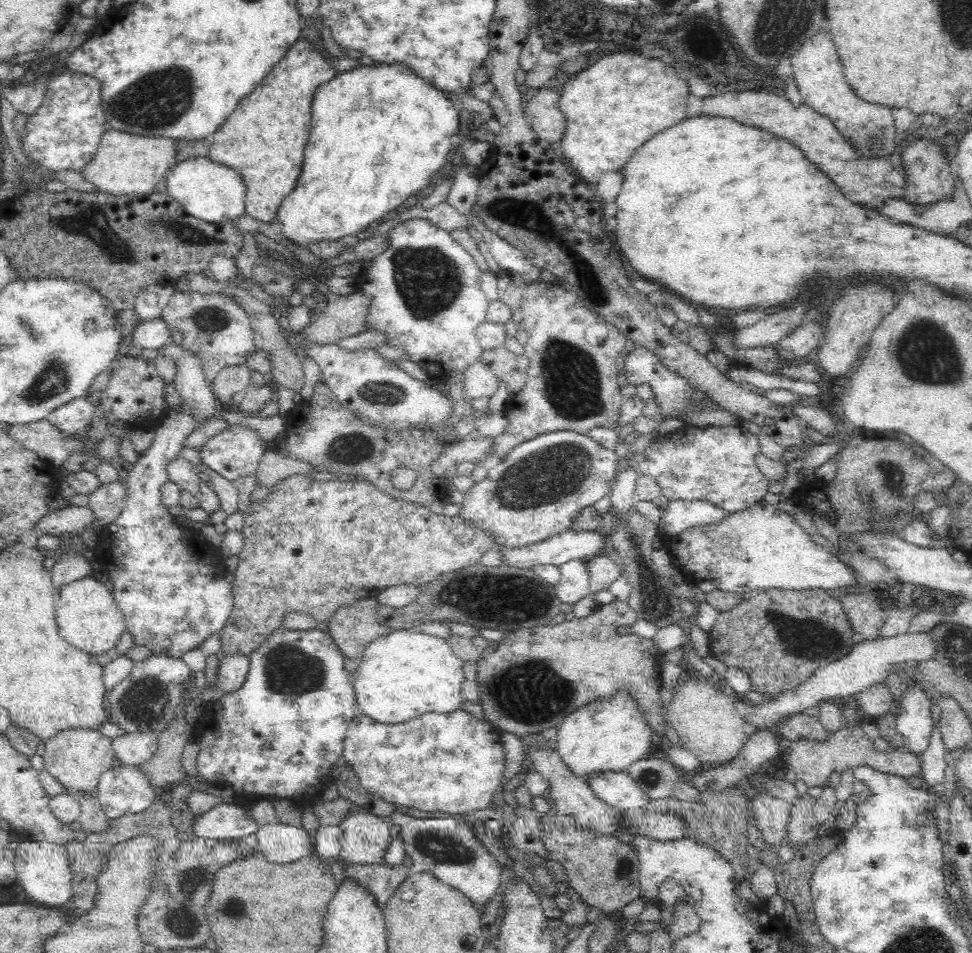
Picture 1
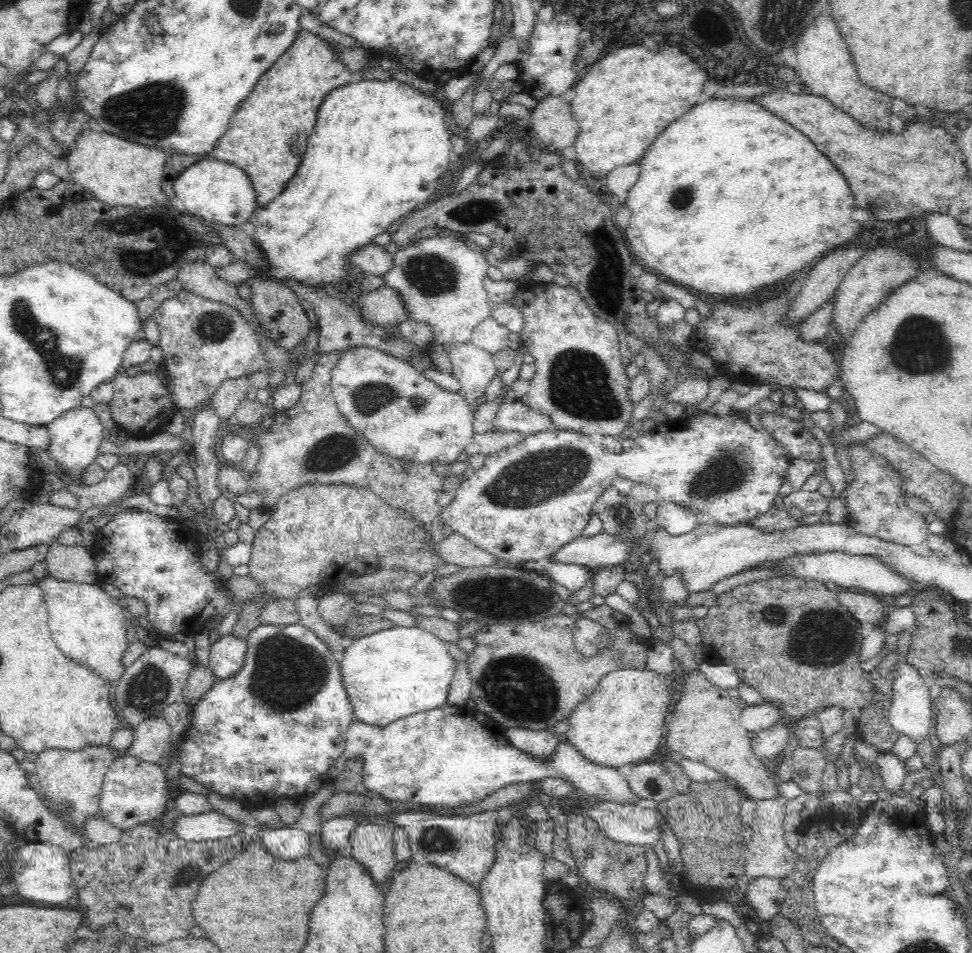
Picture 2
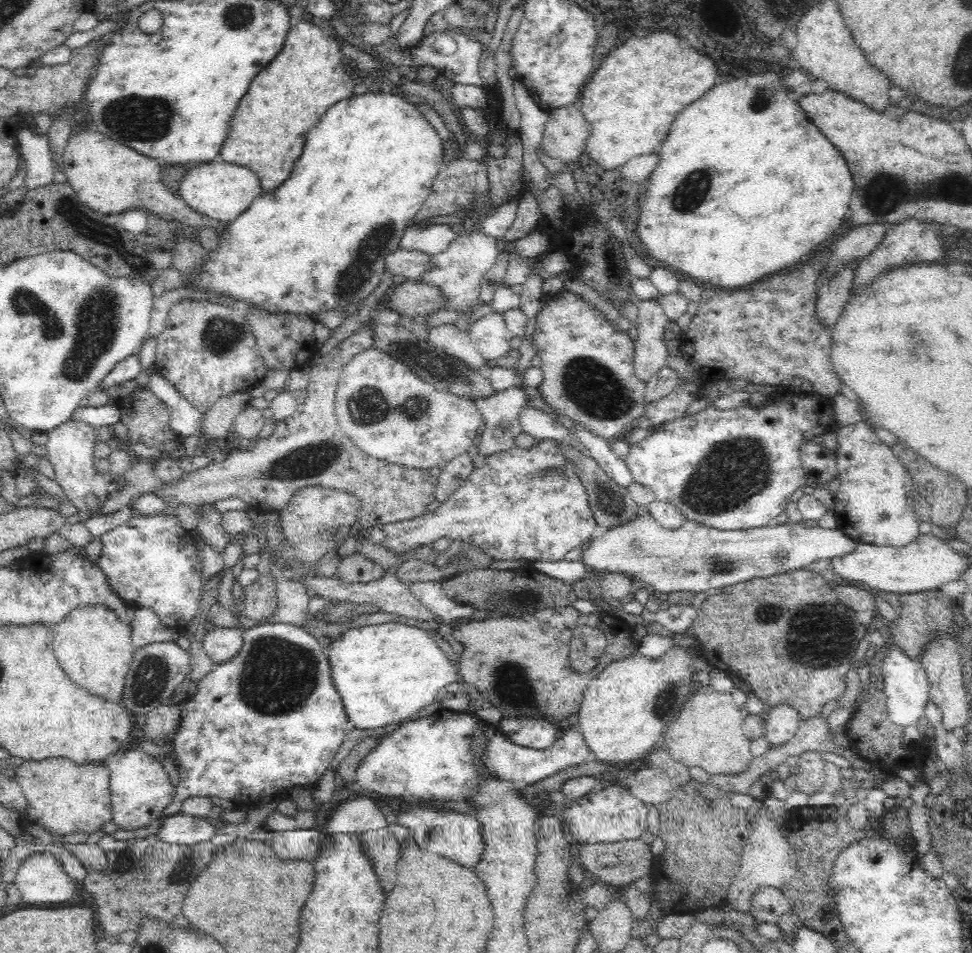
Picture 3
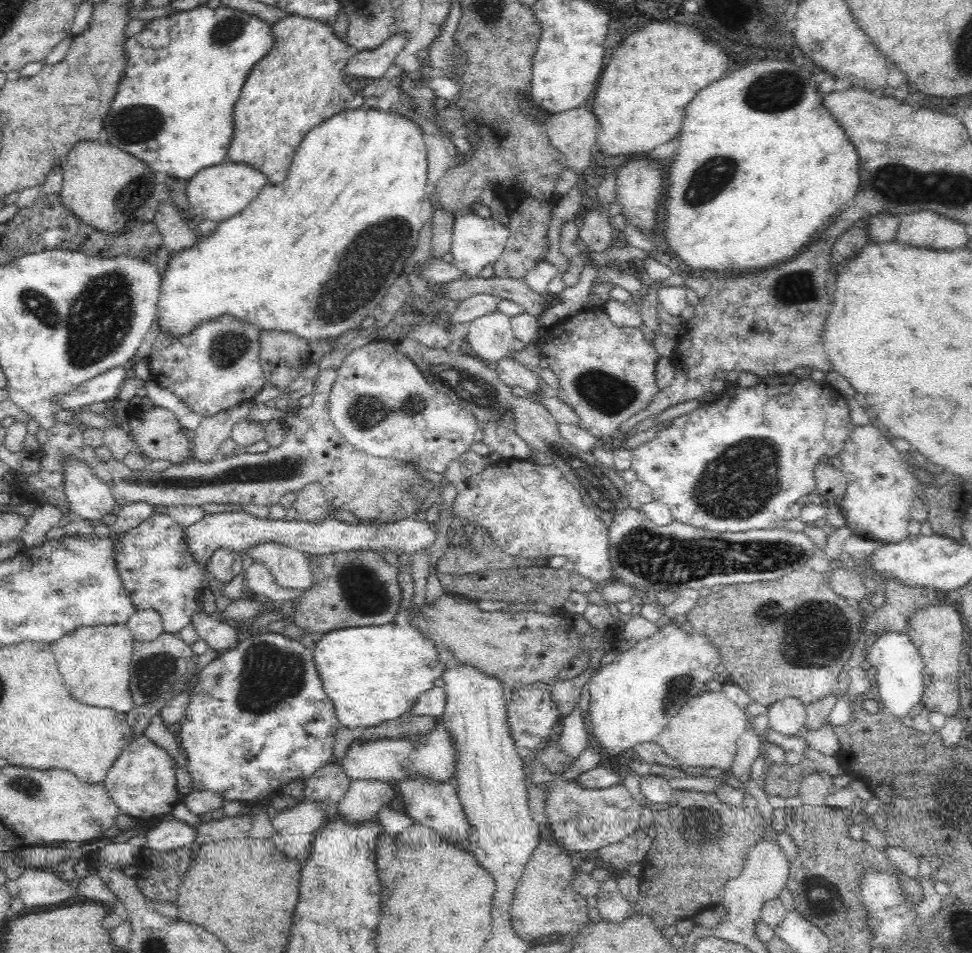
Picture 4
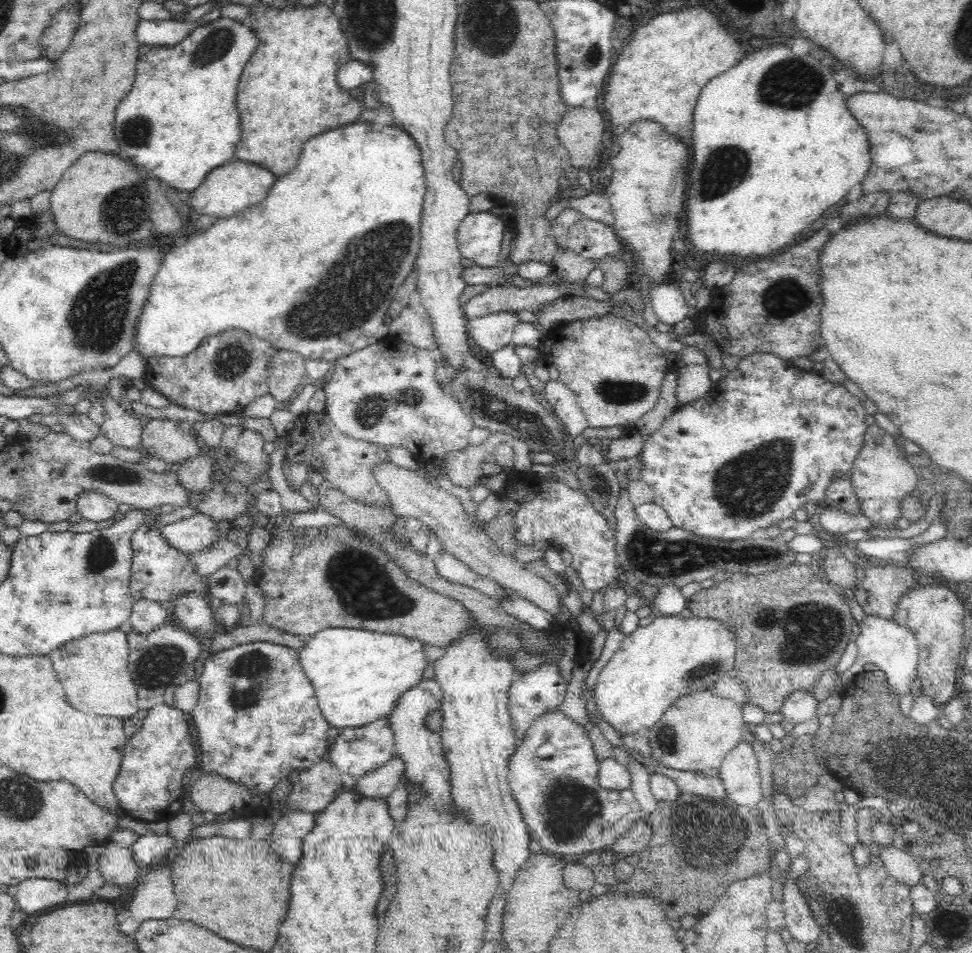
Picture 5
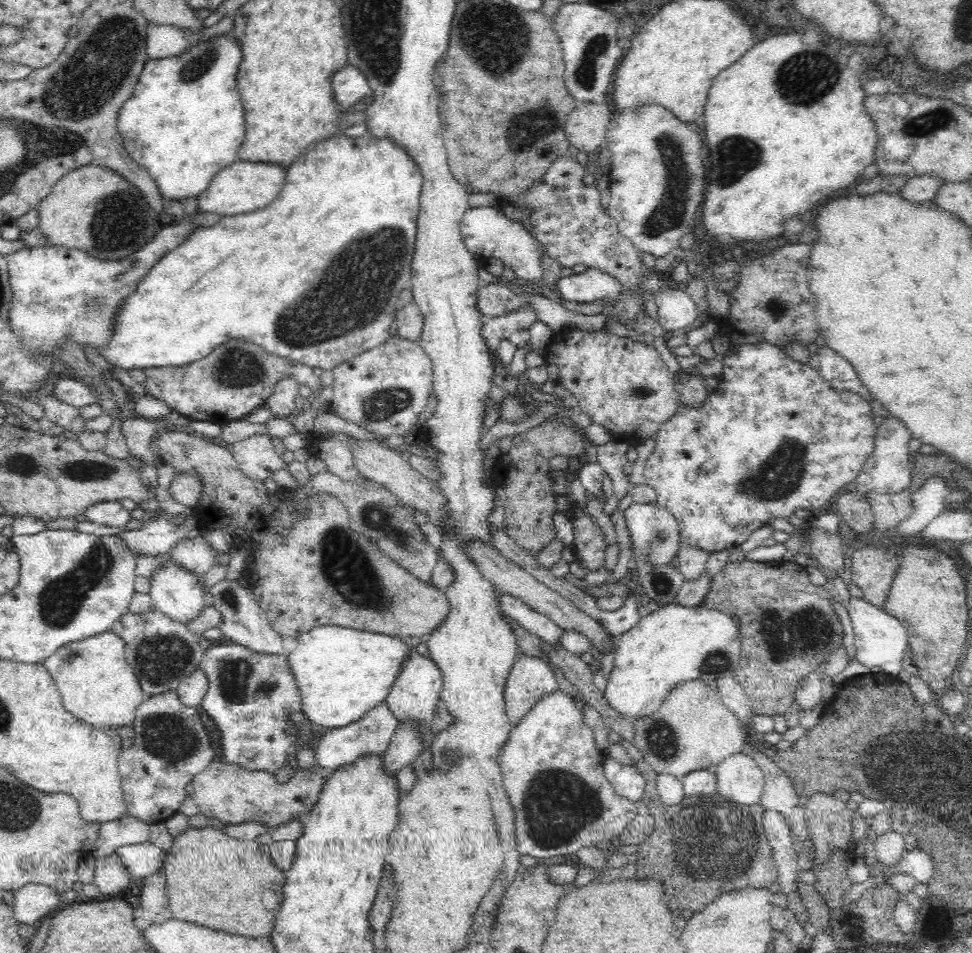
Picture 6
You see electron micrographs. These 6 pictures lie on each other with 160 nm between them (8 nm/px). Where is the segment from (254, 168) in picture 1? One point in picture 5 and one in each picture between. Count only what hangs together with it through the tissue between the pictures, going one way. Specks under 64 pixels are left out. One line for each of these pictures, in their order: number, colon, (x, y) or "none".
2: (267, 135)
3: (285, 100)
4: (300, 81)
5: (287, 91)

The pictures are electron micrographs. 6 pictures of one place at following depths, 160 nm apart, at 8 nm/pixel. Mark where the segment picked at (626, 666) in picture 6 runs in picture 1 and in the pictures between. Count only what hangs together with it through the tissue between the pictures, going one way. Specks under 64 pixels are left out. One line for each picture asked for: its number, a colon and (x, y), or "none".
1: (607, 735)
2: (621, 723)
3: (623, 715)
4: (632, 699)
5: (655, 665)

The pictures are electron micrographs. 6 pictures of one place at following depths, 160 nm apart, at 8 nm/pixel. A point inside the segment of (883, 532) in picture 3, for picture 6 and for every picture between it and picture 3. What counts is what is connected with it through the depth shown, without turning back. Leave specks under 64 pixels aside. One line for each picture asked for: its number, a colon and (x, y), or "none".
4: (880, 489)
5: (880, 477)
6: (887, 470)

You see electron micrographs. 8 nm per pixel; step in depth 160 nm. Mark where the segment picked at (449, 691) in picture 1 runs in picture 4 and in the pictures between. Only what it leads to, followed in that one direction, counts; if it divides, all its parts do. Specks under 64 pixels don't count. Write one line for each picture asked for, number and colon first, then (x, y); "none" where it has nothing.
2: (390, 674)
3: (385, 673)
4: (373, 674)

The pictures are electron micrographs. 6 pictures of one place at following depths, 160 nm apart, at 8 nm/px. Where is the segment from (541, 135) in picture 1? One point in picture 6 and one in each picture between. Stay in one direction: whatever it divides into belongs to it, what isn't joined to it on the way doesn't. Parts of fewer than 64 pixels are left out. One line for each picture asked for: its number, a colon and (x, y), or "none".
2: (551, 123)
3: (565, 132)
4: (573, 132)
5: (580, 131)
6: (586, 127)

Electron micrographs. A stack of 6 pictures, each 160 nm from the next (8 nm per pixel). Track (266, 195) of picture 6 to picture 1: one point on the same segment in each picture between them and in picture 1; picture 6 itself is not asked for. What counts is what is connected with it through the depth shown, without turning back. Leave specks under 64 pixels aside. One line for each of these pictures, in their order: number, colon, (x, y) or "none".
1: (209, 191)
2: (219, 192)
3: (221, 191)
4: (216, 193)
5: (227, 189)

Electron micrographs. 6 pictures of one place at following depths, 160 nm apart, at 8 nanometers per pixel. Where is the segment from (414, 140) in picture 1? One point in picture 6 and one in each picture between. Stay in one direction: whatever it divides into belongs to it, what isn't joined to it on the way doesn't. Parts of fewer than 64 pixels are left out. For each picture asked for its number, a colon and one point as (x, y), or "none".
2: (380, 147)
3: (367, 167)
4: (313, 256)
5: (312, 268)
6: (290, 277)

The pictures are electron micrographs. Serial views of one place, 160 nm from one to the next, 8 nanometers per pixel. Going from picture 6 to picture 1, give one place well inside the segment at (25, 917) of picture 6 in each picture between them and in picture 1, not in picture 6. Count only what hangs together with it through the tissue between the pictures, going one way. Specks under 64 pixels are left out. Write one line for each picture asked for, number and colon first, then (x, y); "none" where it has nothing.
1: (43, 868)
2: (42, 872)
3: (41, 877)
4: (38, 887)
5: (34, 894)

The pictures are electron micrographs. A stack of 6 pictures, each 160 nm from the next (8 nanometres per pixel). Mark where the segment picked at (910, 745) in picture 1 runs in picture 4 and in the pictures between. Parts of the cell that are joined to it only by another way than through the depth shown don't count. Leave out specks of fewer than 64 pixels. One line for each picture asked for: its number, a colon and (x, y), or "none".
2: (911, 712)
3: (906, 686)
4: (900, 669)

